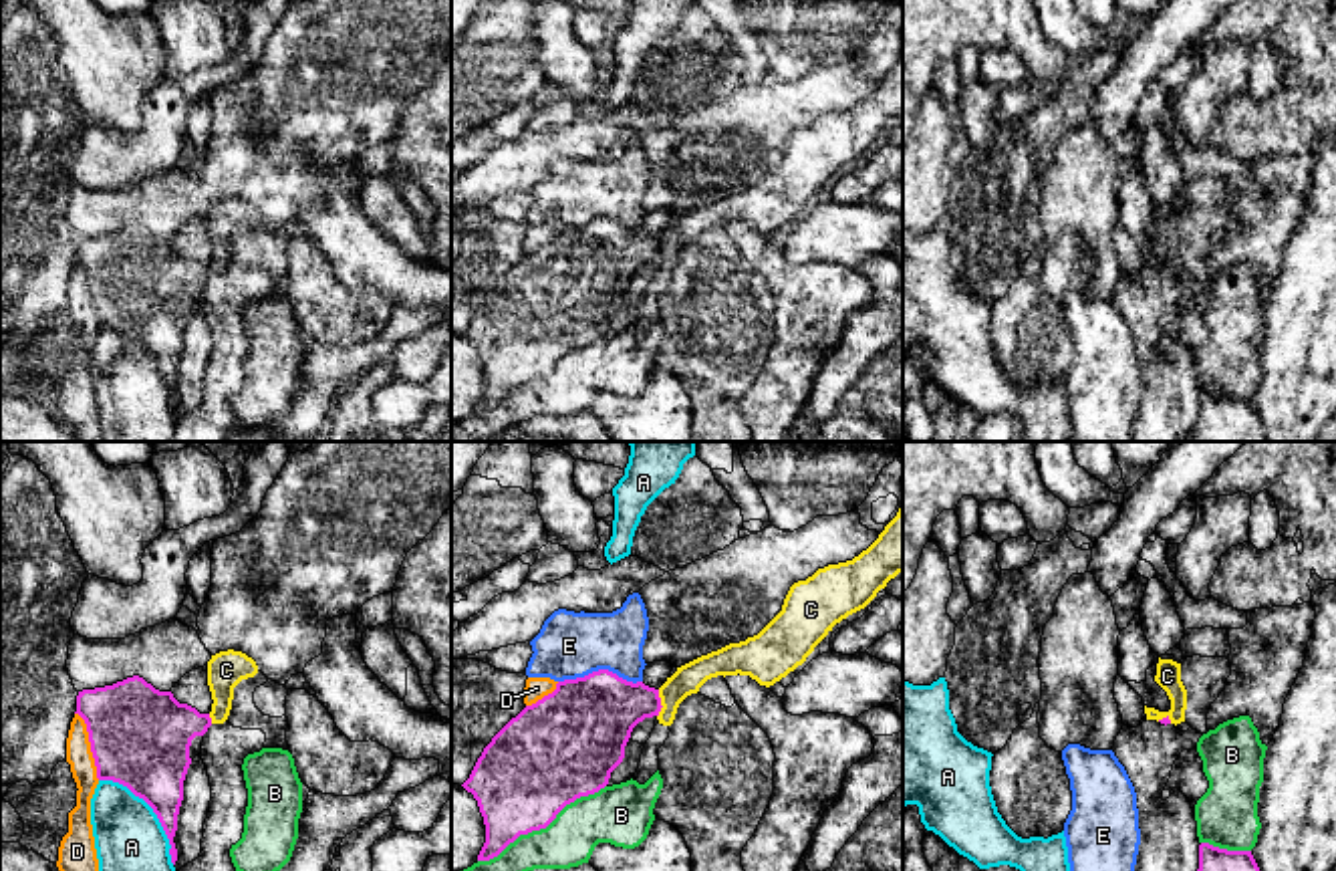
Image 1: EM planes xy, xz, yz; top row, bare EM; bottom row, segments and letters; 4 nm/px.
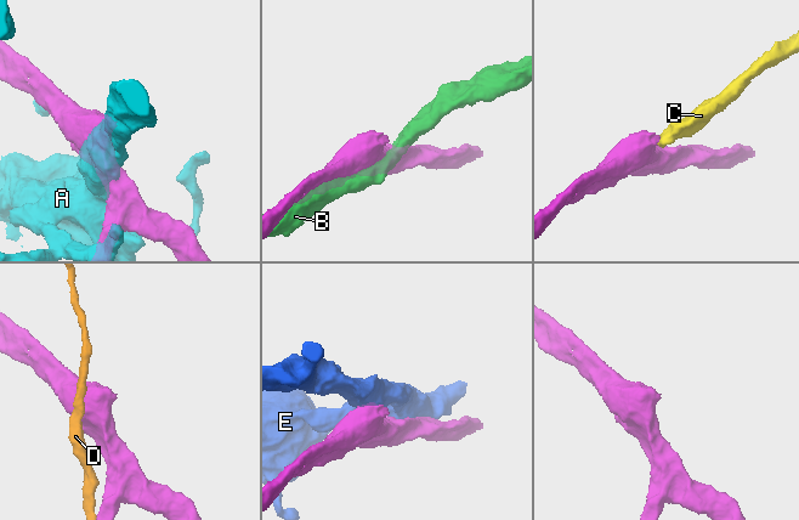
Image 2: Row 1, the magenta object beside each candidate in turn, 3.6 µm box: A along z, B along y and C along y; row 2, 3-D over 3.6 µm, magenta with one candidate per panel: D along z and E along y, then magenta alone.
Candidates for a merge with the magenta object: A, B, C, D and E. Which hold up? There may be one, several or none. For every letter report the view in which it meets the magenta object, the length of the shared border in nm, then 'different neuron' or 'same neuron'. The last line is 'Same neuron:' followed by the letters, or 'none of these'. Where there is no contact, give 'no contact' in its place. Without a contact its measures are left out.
A: contact in xy; length 460 nm; different neuron
B: contact in xz; length 600 nm; different neuron
C: contact in xz; length 110 nm; different neuron
D: contact in xy; length 280 nm; different neuron
E: contact in xz; length 340 nm; different neuron
Same neuron: none of these

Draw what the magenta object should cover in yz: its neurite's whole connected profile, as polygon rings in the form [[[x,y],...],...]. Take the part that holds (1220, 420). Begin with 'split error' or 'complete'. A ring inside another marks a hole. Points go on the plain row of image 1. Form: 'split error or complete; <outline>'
complete; [[[1199,393],[1199,417],[1187,442],[1265,442],[1251,399],[1227,399]]]

